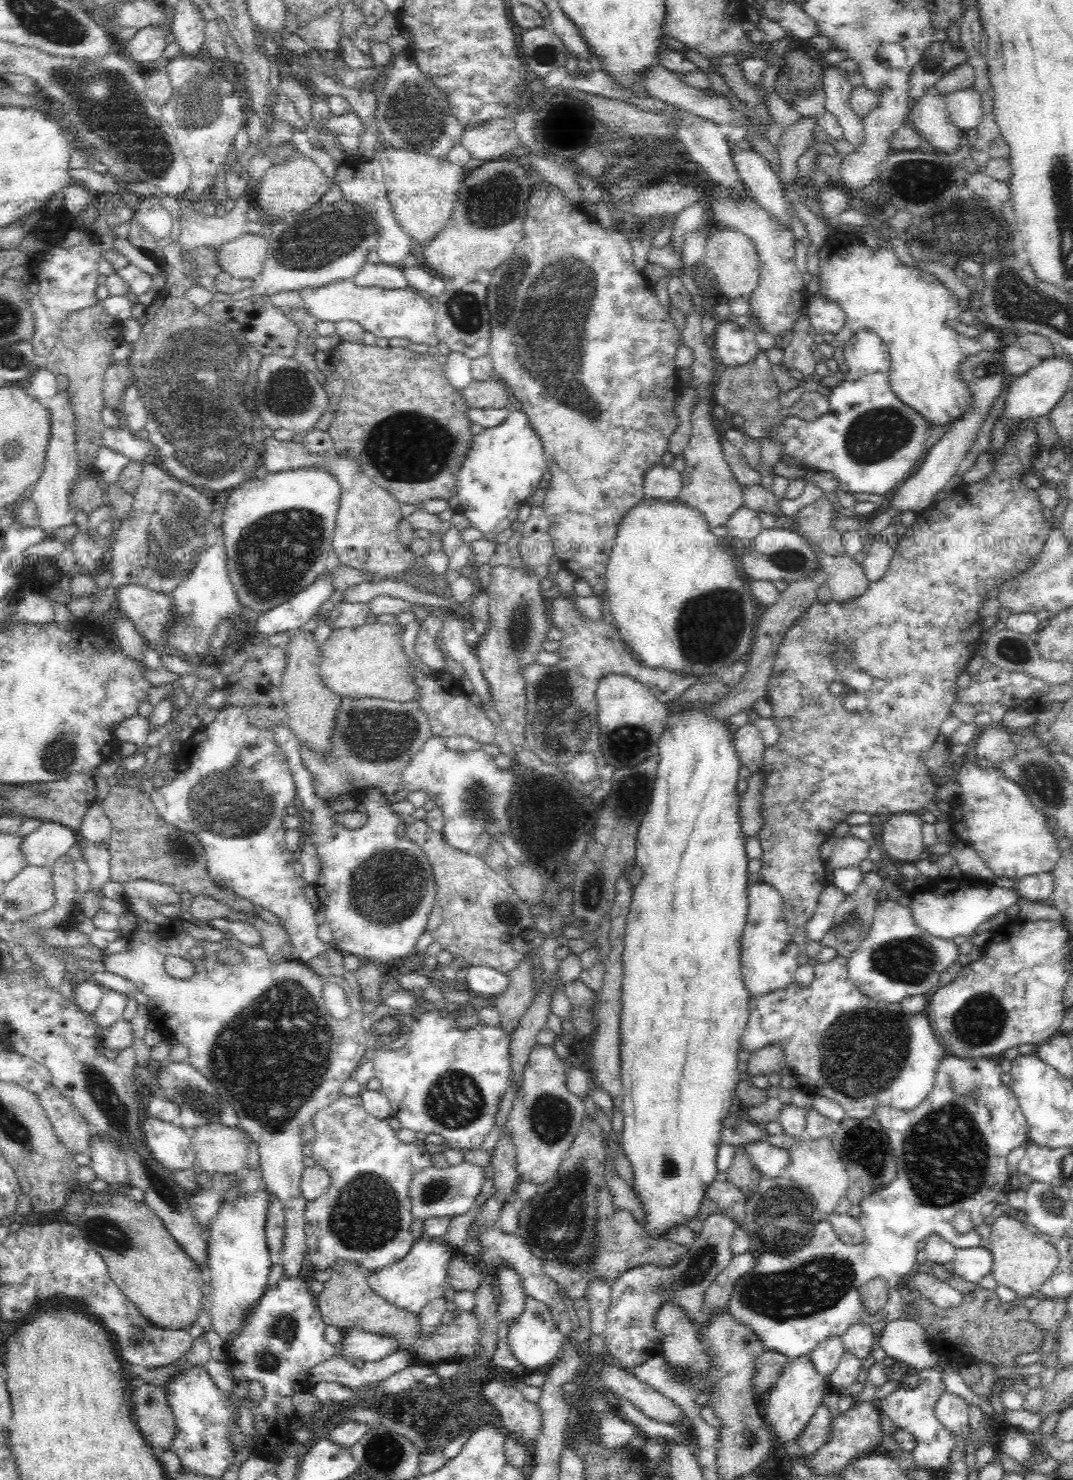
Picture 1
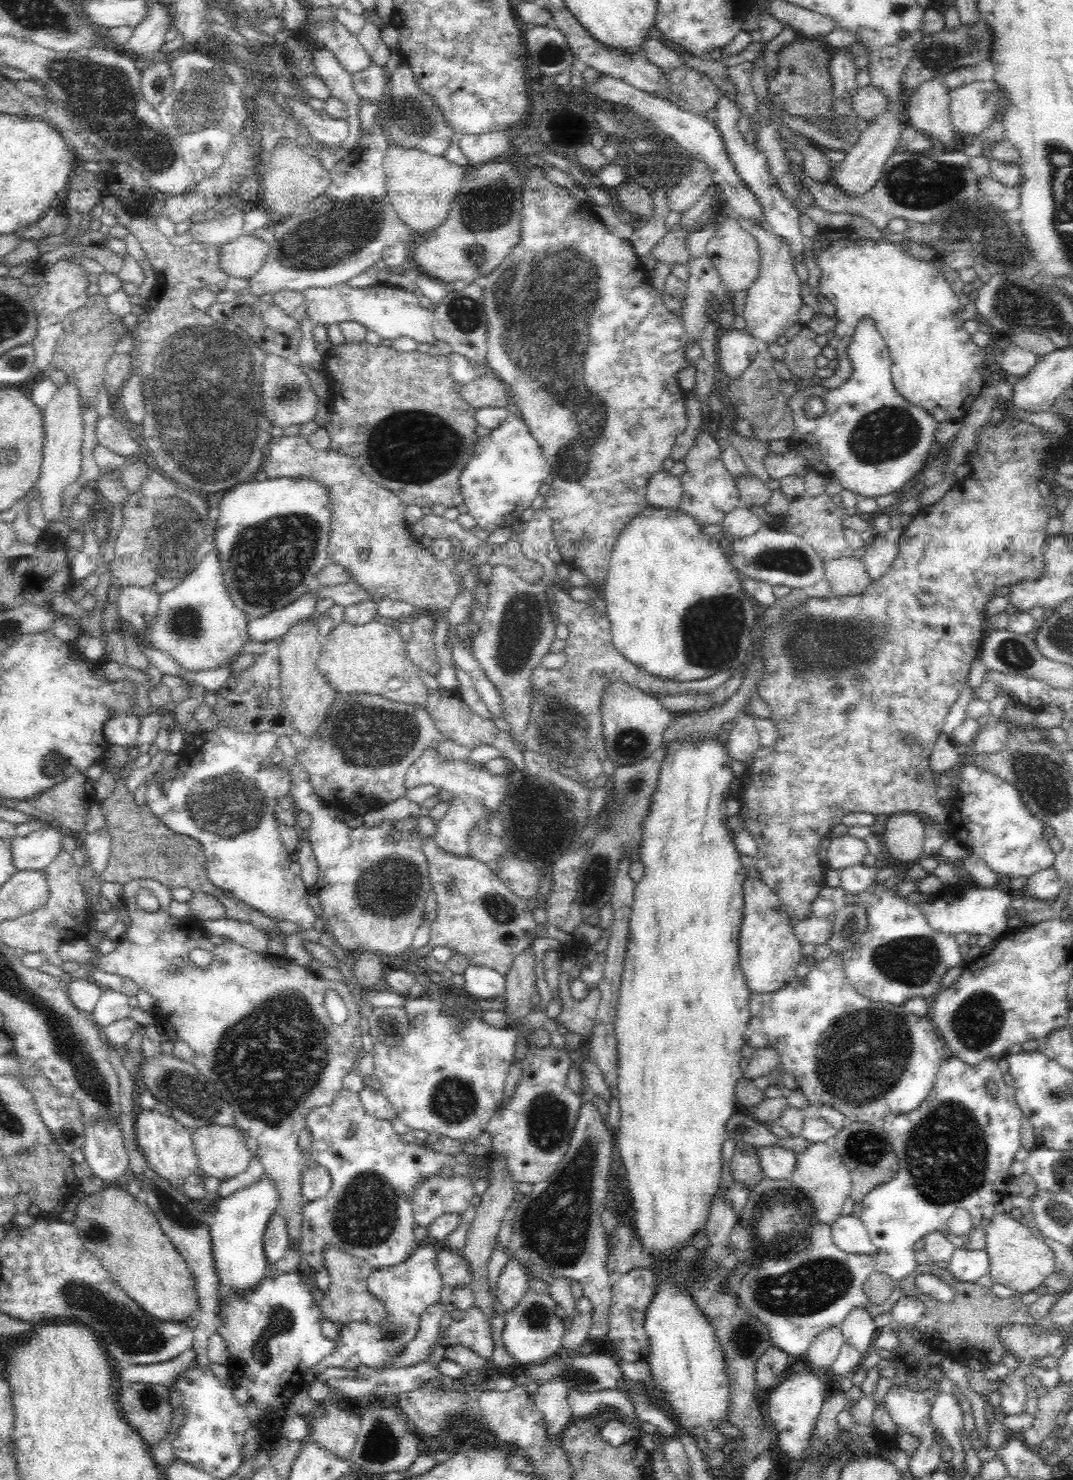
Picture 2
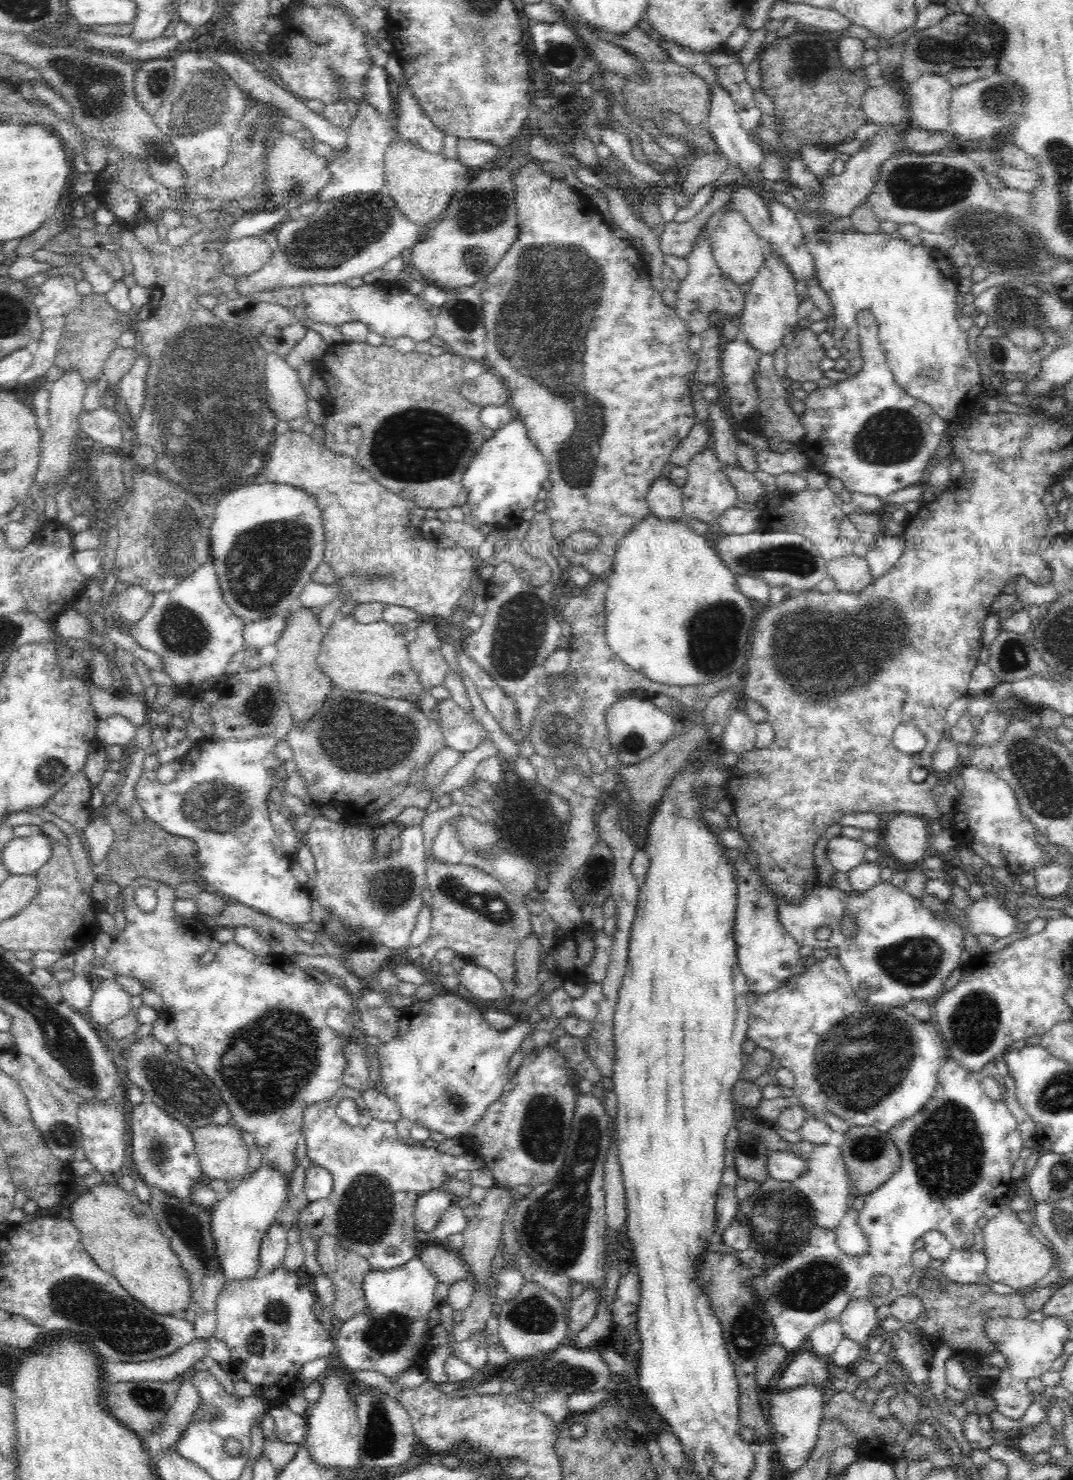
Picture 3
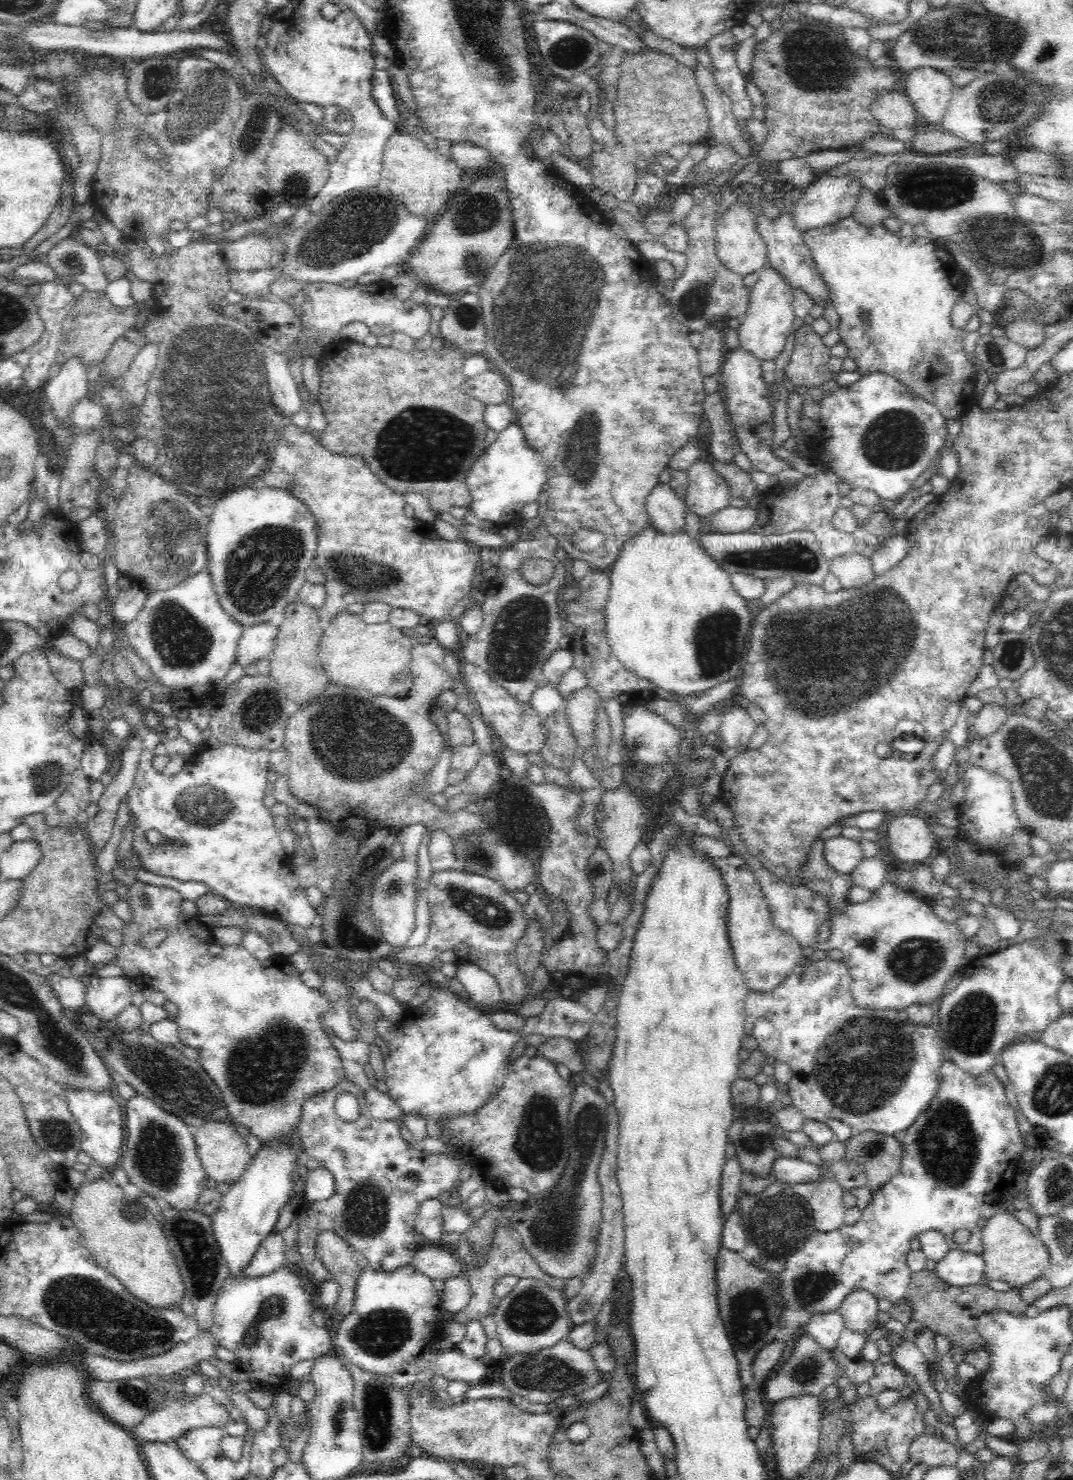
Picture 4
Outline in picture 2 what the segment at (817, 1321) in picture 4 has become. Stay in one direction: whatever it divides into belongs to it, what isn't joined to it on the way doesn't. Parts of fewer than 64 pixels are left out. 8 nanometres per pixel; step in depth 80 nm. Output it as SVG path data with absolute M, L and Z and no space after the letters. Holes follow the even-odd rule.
M838 1327L823 1330L818 1338L813 1340L803 1360L820 1376L826 1377L844 1343Z

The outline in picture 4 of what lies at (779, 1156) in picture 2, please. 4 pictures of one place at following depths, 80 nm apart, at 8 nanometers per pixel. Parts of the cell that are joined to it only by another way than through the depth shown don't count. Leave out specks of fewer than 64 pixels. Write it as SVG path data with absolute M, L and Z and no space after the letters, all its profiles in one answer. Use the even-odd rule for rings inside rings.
M778 1157L772 1164L771 1175L782 1183L791 1185L814 1180L819 1176L819 1168L816 1165L804 1162L798 1157Z

